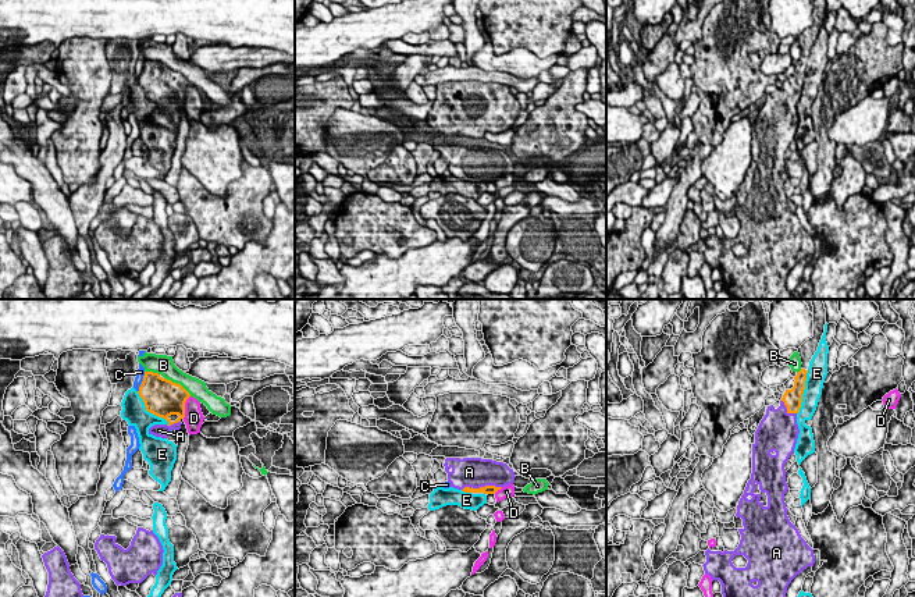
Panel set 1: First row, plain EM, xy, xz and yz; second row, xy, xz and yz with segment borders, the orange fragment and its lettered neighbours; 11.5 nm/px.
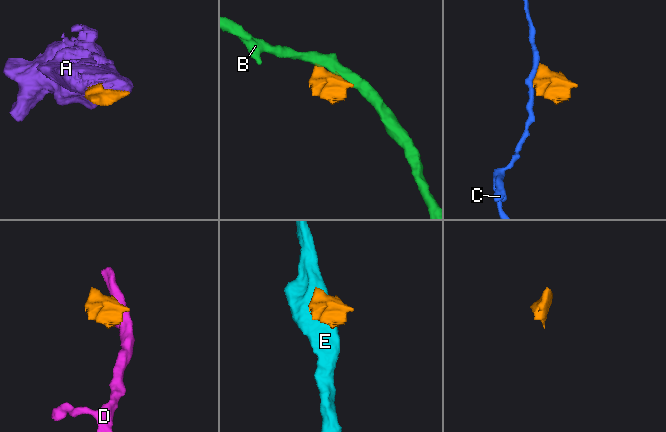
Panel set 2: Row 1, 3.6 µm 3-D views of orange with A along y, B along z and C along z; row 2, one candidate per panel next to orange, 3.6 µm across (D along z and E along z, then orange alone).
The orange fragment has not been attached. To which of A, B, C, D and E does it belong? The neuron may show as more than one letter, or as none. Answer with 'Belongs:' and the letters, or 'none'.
Belongs: A

